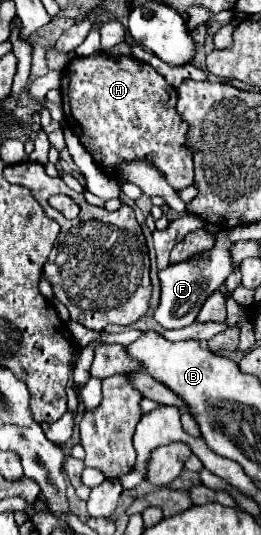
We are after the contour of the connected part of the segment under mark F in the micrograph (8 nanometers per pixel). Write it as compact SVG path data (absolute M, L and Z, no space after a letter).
M218 228L216 244L212 250L204 252L204 256L192 256L192 260L186 260L184 264L170 264L168 268L160 270L158 276L162 282L162 298L158 310L154 312L156 322L160 322L164 328L190 326L196 320L204 300L224 284L228 274L234 272L236 264L232 260L232 248L234 242L228 238L228 230Z

